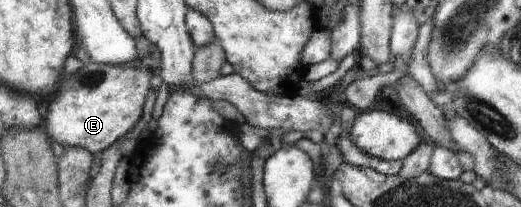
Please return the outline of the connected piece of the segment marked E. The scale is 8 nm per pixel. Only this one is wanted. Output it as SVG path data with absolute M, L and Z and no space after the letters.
M137 59L122 65L99 64L86 60L87 66L65 80L61 92L46 106L47 134L61 145L79 145L94 155L131 131L140 120L145 98L151 89L152 72Z

